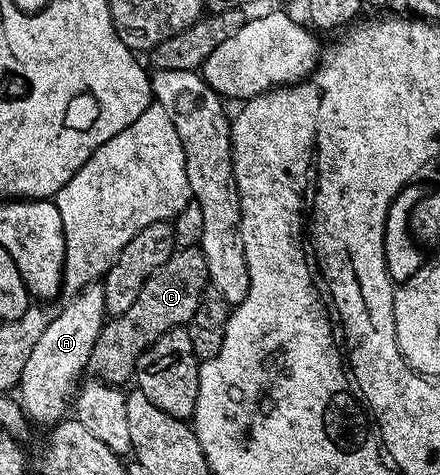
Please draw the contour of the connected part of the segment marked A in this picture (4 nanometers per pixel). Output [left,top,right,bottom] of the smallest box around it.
[19,282,107,429]

